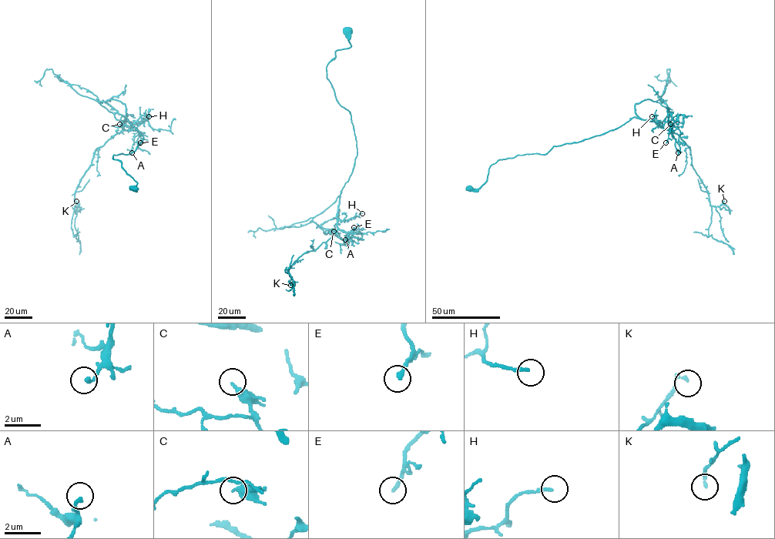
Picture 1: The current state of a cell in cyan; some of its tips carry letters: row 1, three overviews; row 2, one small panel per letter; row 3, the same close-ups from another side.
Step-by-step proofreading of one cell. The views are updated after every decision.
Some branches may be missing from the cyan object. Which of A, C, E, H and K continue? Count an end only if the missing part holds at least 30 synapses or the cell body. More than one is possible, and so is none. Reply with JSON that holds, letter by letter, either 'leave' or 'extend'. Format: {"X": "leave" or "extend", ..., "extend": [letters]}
{"A": "leave", "C": "leave", "E": "leave", "H": "leave", "K": "leave", "extend": []}

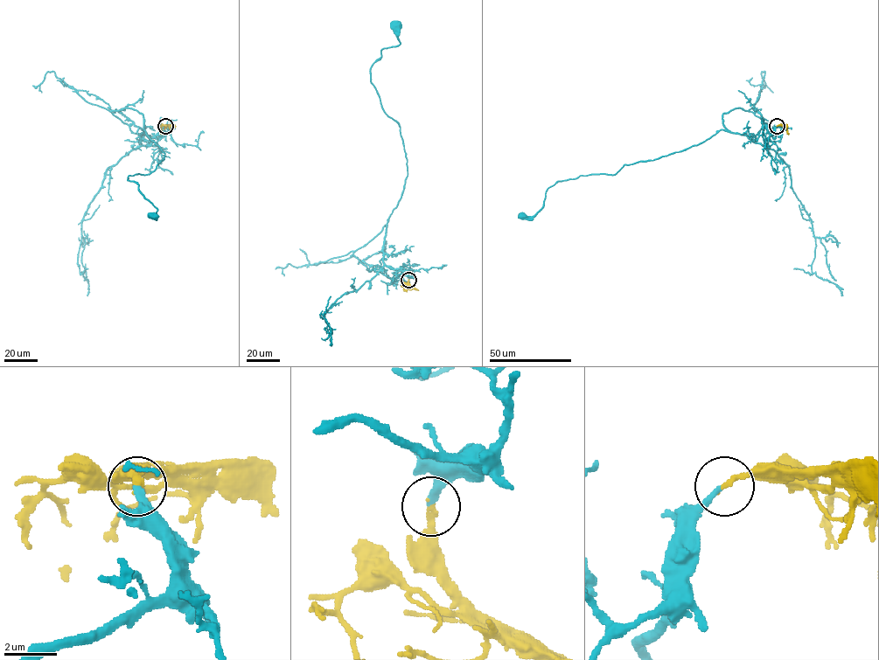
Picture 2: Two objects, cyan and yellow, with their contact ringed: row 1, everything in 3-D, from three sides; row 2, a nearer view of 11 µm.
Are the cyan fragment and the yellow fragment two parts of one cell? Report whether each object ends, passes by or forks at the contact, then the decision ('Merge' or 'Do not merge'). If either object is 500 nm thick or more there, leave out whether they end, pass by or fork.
At the ring cyan ends. At the ring yellow ends. Merge

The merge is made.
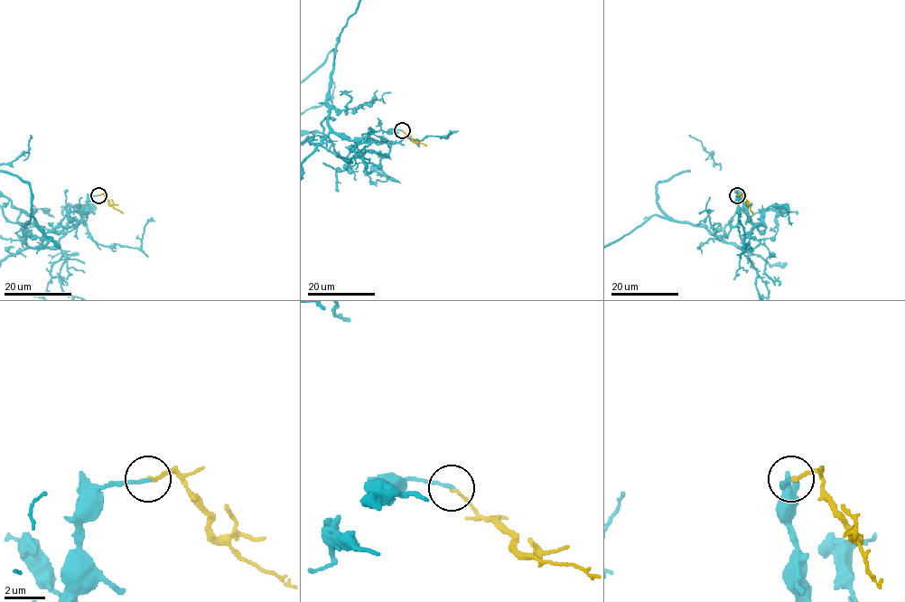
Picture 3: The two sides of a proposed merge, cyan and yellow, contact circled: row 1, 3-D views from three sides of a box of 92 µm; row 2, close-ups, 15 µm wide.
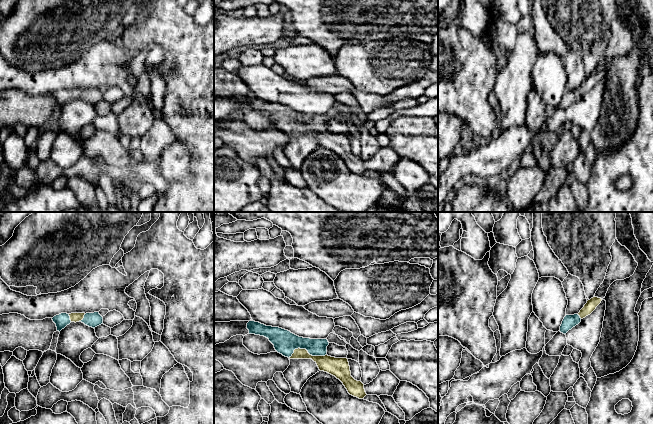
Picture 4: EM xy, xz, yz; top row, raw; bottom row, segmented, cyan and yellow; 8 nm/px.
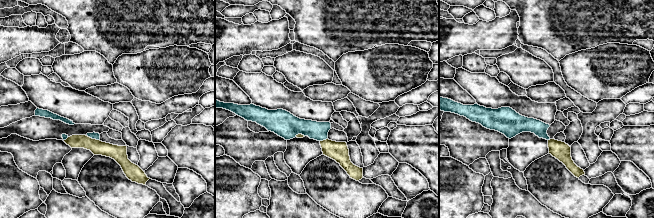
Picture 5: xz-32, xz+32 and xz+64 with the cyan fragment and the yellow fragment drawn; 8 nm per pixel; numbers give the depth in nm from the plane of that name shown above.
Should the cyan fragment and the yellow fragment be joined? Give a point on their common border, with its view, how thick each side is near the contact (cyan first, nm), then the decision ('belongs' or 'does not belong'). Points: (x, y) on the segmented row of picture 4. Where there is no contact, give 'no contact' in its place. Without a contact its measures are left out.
xz (305, 348) | 190/140 nm | belongs

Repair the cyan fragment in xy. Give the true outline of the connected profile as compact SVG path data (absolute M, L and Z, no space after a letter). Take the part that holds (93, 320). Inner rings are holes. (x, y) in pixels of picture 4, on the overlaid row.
M99 312L94 313L61 313L52 318L53 322L56 324L57 331L61 331L71 322L82 322L85 325L95 328L103 324L103 317Z

